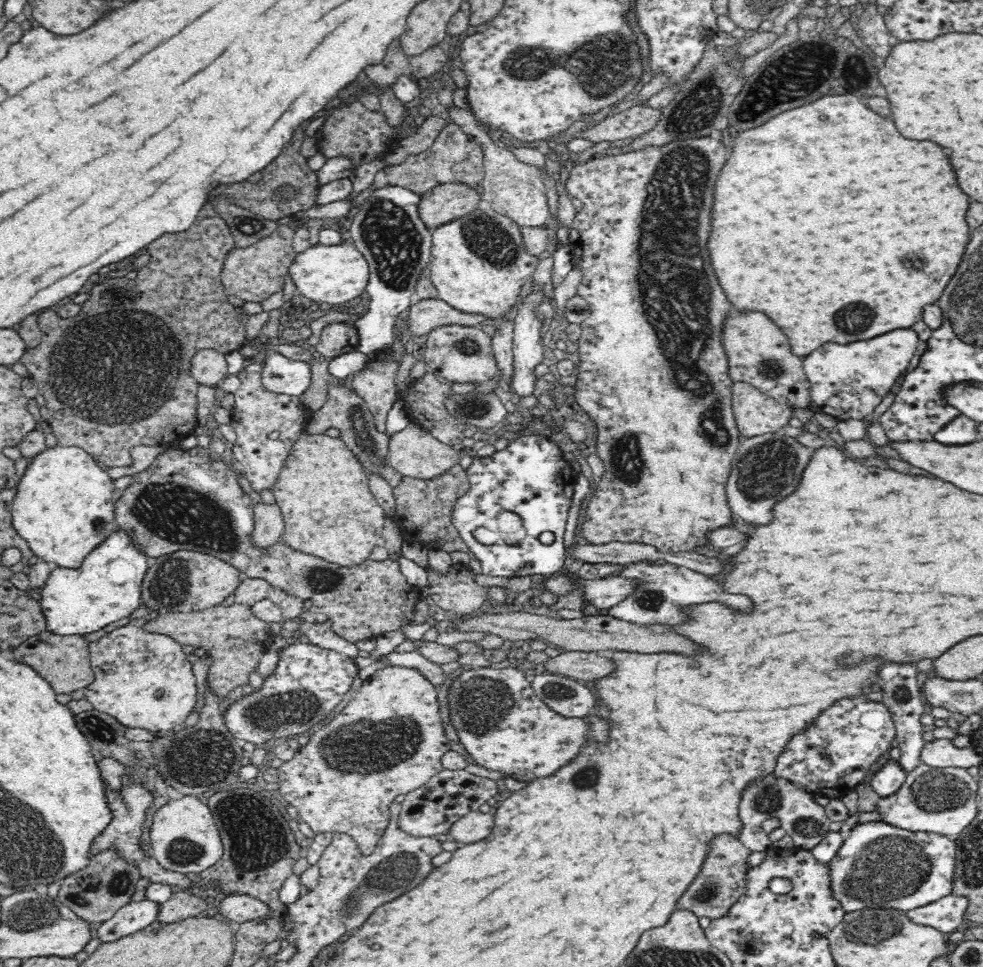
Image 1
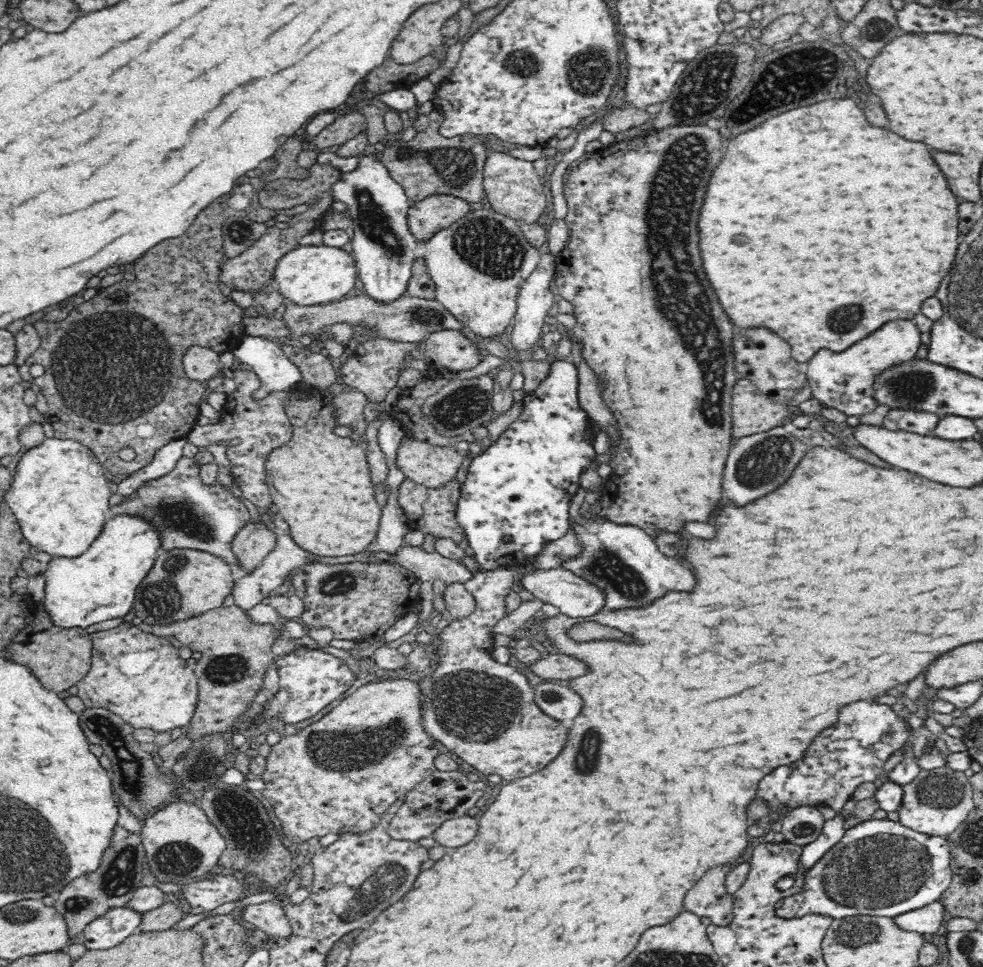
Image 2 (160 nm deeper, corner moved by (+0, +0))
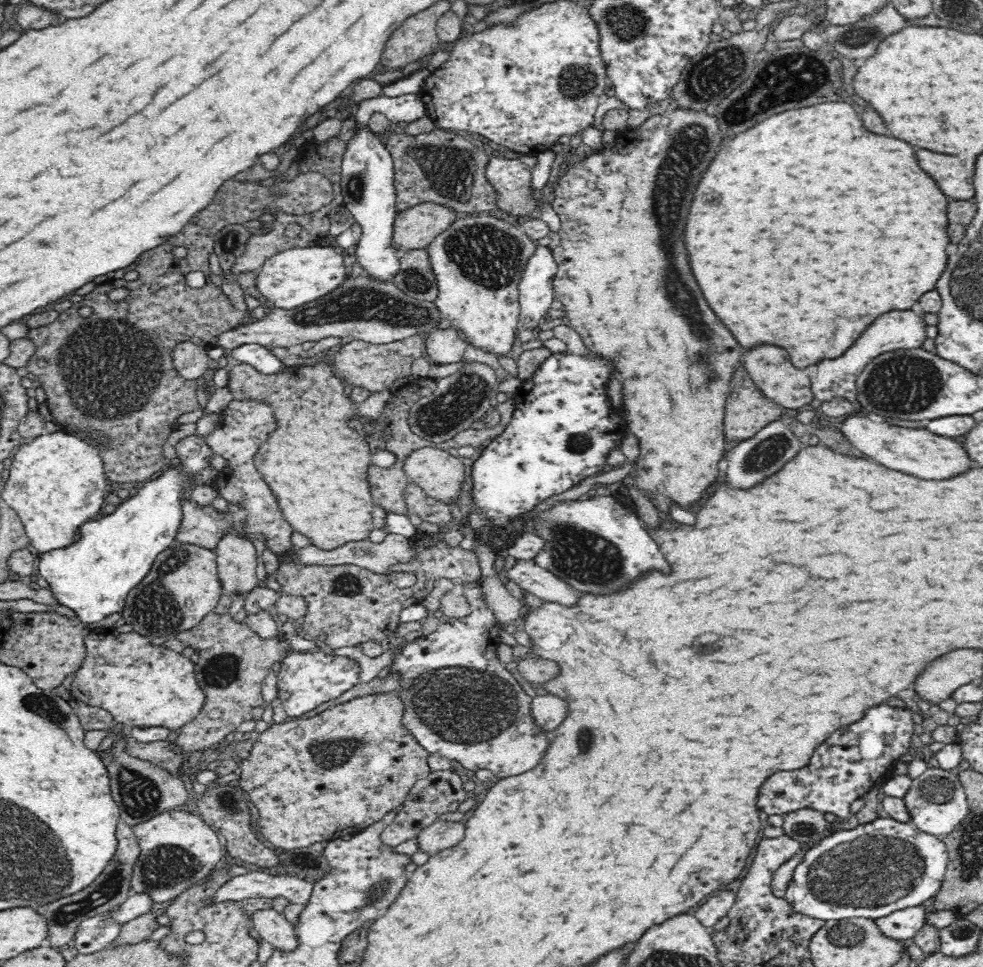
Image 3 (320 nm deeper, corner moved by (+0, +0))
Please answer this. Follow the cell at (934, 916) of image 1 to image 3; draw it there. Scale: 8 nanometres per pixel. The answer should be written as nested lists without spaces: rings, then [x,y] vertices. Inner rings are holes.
[[[920,905],[892,912],[888,916],[876,919],[876,923],[884,935],[911,941],[913,936],[925,928],[928,923],[928,914],[928,910]]]

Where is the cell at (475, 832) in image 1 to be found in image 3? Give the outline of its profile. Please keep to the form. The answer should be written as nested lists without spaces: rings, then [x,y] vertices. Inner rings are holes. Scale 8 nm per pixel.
[[[438,820],[433,826],[418,834],[418,848],[430,854],[452,848],[464,840],[466,831],[462,822],[442,822]]]

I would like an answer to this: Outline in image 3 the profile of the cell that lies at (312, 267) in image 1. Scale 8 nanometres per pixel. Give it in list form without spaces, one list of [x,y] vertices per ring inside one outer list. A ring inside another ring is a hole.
[[[319,243],[314,246],[290,248],[266,260],[264,267],[257,273],[256,288],[276,308],[290,310],[330,295],[341,288],[346,280],[346,258],[338,254],[334,247]]]

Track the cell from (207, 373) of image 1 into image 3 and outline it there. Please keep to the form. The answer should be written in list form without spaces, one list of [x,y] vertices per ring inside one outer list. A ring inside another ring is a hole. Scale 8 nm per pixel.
[[[190,342],[178,344],[172,355],[178,373],[191,381],[208,372],[210,359],[206,349]]]

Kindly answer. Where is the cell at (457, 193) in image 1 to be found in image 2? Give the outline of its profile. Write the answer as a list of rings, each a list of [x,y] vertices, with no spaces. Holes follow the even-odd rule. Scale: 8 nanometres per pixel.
[[[434,193],[412,203],[408,212],[410,231],[426,241],[434,233],[448,228],[473,209],[470,201],[452,193]]]

